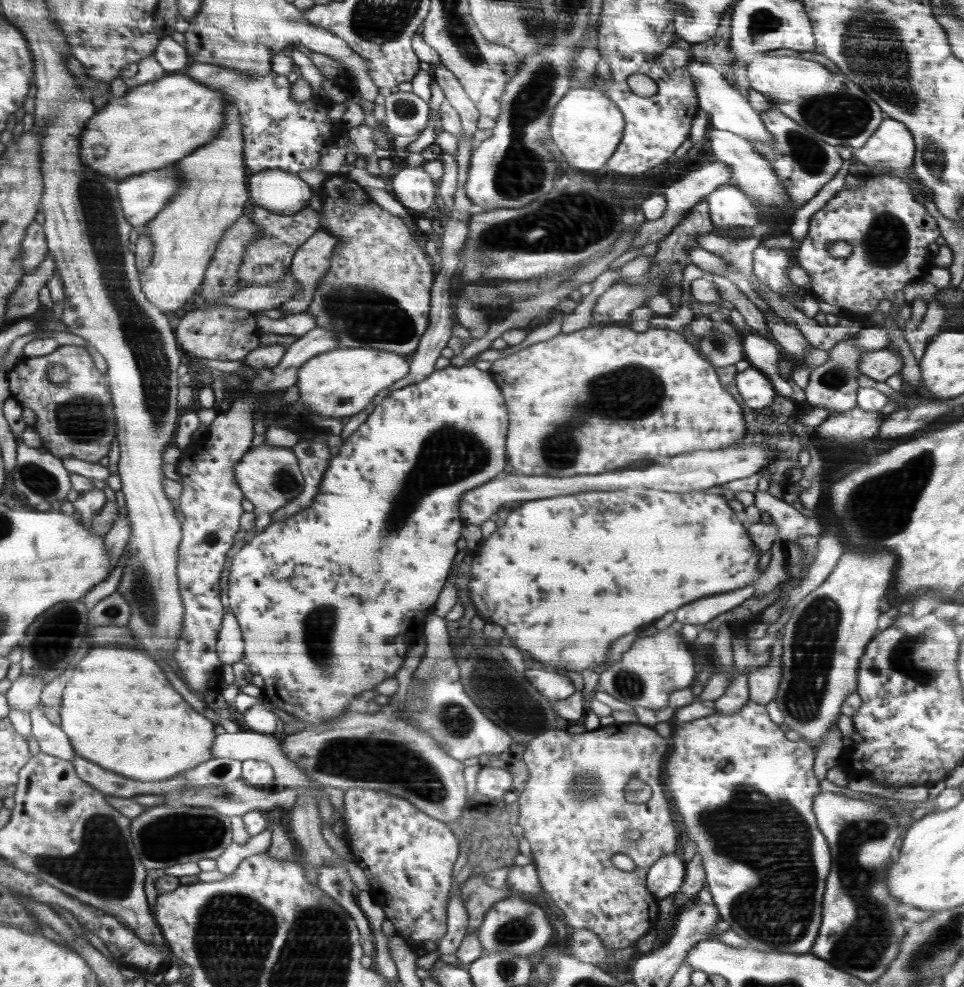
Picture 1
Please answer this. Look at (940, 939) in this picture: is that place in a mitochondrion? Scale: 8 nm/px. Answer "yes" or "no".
yes

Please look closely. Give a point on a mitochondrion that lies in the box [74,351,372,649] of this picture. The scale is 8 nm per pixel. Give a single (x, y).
(142, 589)

